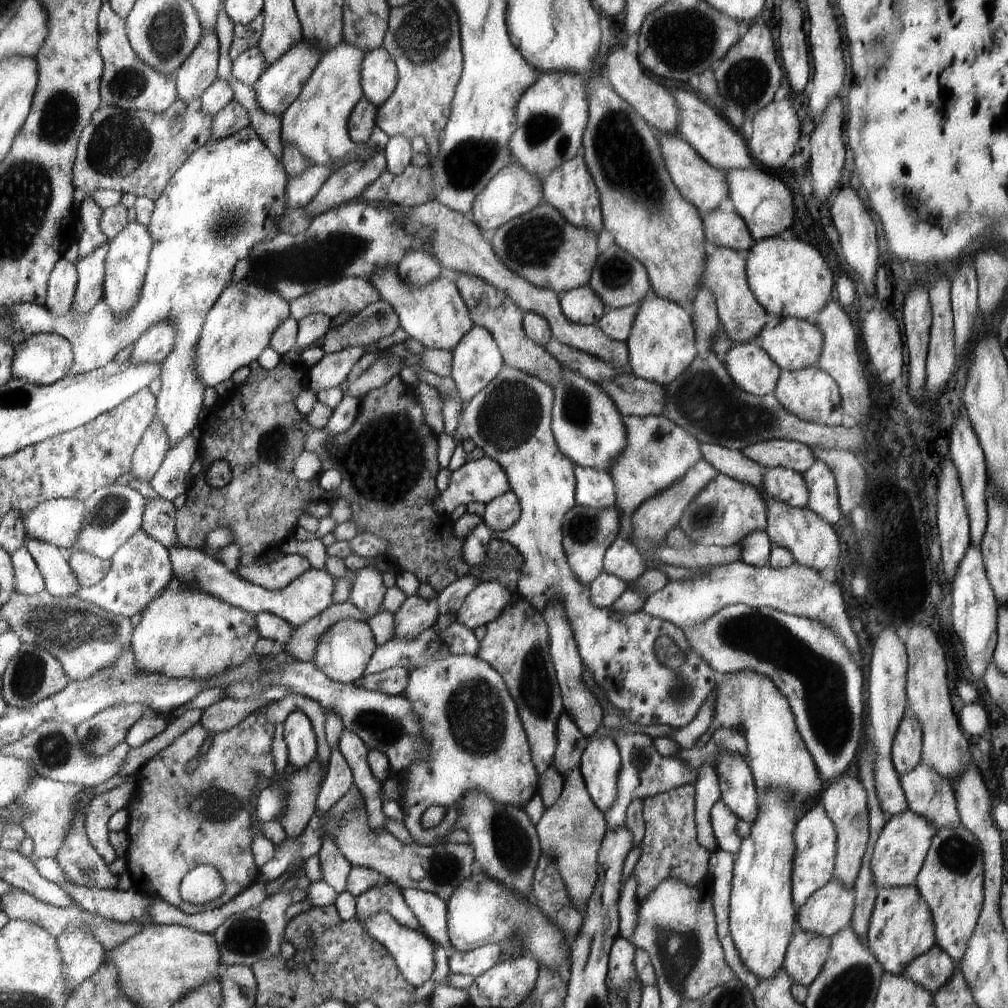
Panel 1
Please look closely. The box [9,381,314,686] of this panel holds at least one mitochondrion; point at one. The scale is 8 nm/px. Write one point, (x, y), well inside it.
(70, 626)

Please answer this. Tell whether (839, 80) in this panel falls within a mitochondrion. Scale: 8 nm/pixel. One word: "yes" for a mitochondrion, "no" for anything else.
no

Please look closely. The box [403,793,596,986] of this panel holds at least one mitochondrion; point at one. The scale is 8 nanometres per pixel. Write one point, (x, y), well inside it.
(512, 844)

